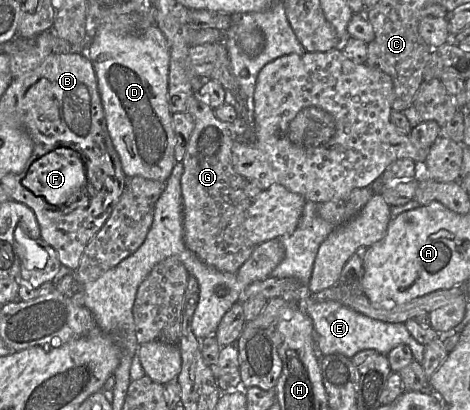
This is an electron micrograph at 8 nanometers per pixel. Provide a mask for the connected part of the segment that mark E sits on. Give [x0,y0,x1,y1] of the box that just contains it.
[298,301,425,364]

